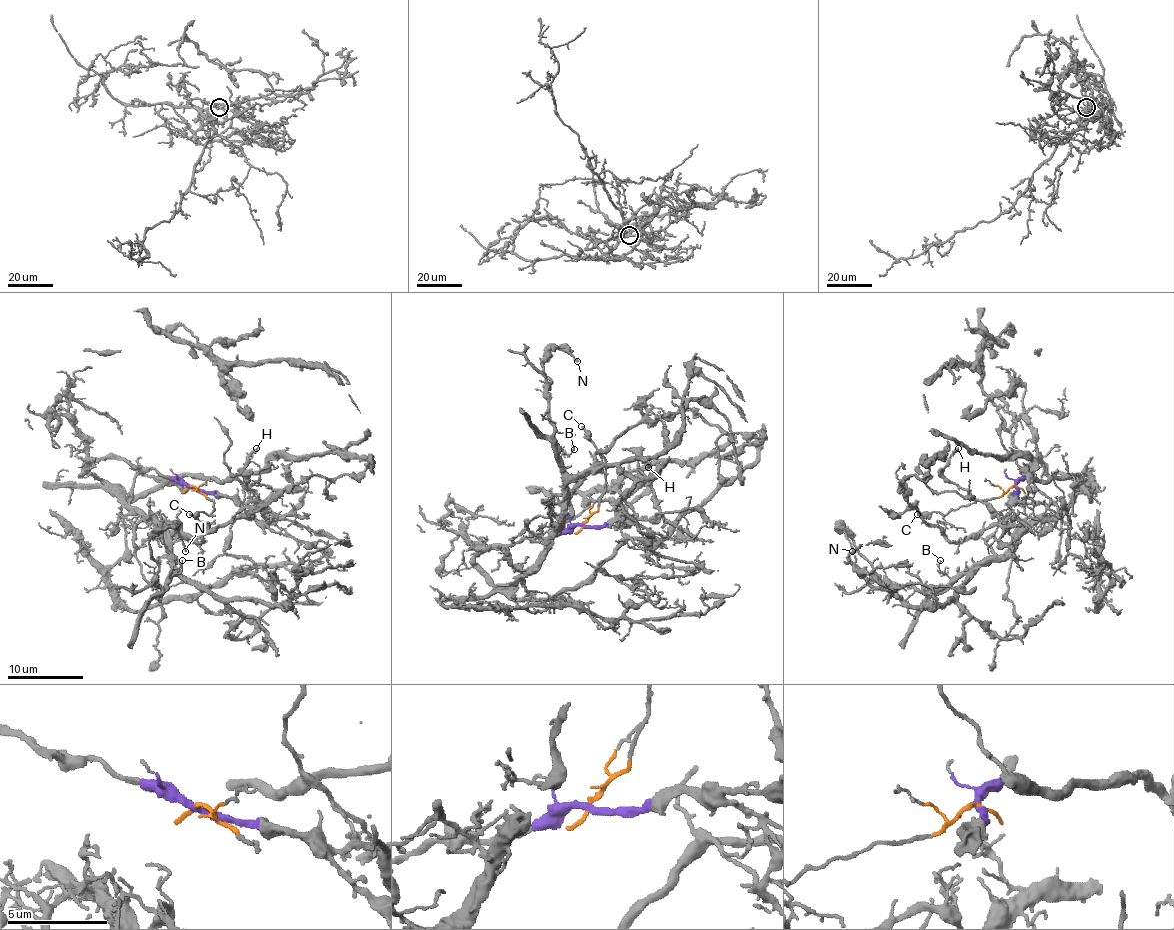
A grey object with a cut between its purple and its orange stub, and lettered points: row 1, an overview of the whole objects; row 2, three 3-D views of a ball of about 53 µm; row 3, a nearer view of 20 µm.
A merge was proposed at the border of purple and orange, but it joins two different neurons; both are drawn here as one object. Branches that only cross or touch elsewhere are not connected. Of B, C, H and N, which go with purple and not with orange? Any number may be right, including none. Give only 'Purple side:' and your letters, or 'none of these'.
Purple side: B, H, N

